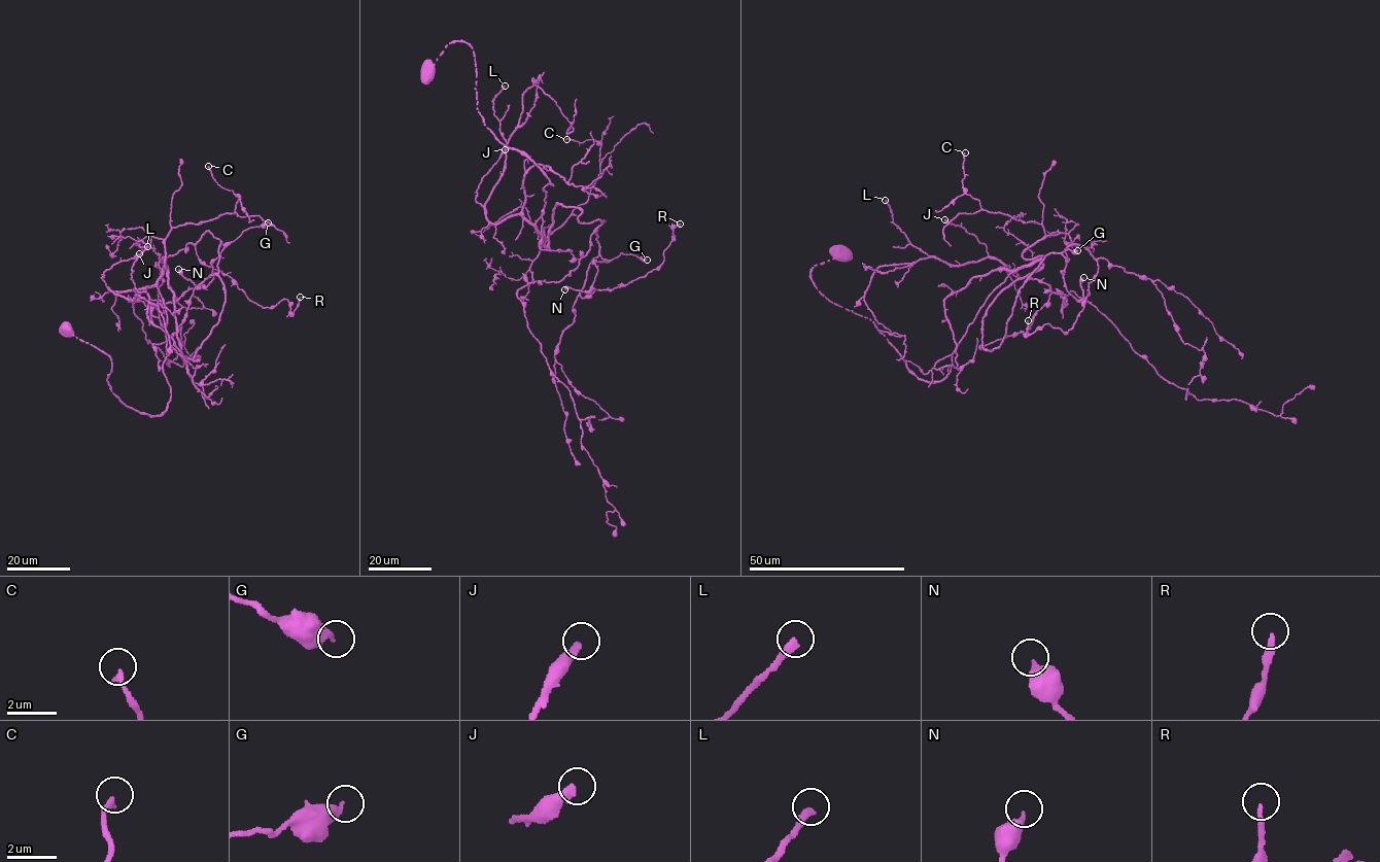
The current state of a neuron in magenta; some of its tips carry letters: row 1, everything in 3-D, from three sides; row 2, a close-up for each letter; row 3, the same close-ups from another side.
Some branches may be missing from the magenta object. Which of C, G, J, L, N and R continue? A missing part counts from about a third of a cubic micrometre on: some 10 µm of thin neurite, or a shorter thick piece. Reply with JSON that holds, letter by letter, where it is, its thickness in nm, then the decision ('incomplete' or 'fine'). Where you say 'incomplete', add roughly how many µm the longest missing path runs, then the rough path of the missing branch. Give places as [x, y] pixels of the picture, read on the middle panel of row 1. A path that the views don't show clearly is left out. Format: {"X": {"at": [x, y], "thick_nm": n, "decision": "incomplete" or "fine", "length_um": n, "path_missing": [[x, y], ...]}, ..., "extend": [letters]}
{"C": {"at": [566, 139], "thick_nm": 180, "decision": "fine"}, "G": {"at": [647, 260], "thick_nm": 360, "decision": "fine"}, "J": {"at": [505, 149], "thick_nm": 360, "decision": "incomplete", "length_um": 30, "path_missing": [[505, 149], [509, 132], [499, 116], [511, 104], [505, 90]]}, "L": {"at": [505, 85], "thick_nm": 280, "decision": "fine"}, "N": {"at": [564, 289], "thick_nm": 460, "decision": "fine"}, "R": {"at": [680, 223], "thick_nm": 220, "decision": "fine"}, "extend": ["J"]}

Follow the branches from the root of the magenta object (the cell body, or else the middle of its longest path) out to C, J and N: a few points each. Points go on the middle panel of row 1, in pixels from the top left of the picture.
C: (426, 71), (473, 48), (483, 121), (553, 184), (545, 246), (600, 171), (600, 144), (566, 139)
J: (426, 71), (449, 43), (473, 48), (483, 121), (553, 184), (533, 223), (491, 223), (475, 200), (505, 149)
N: (426, 71), (473, 48), (483, 121), (553, 184), (548, 249), (556, 203), (604, 220), (592, 286), (564, 289)

